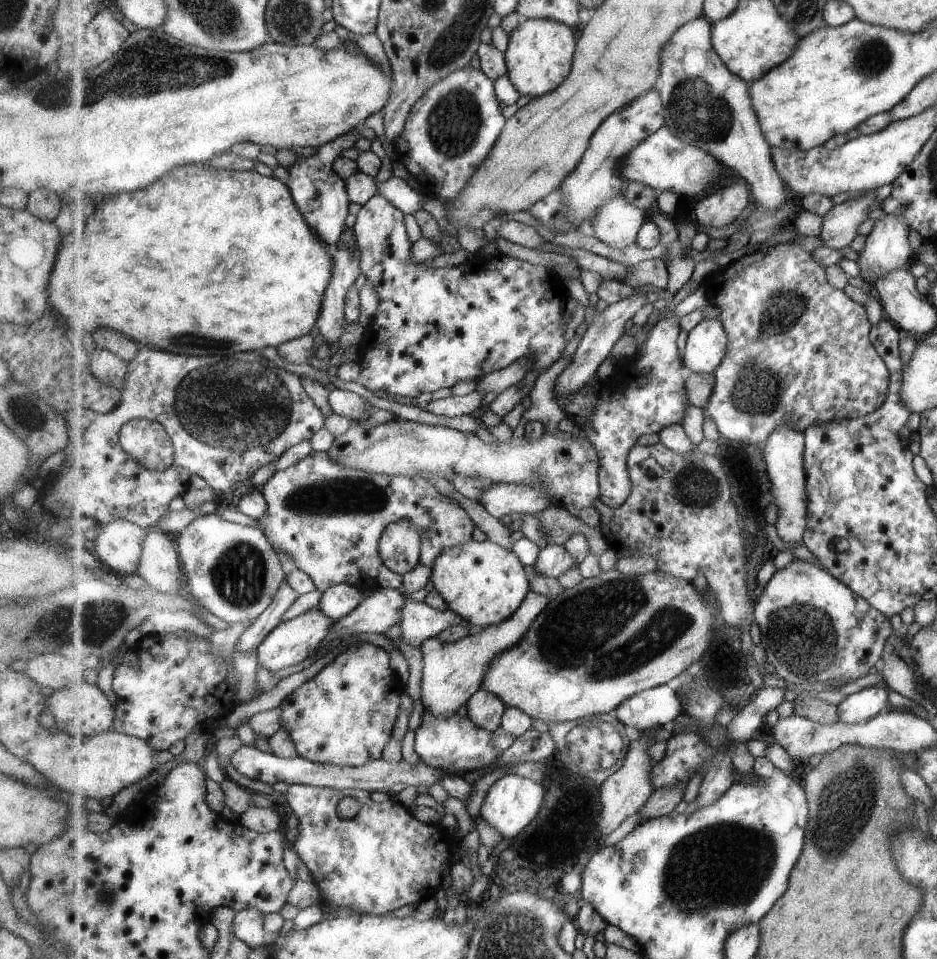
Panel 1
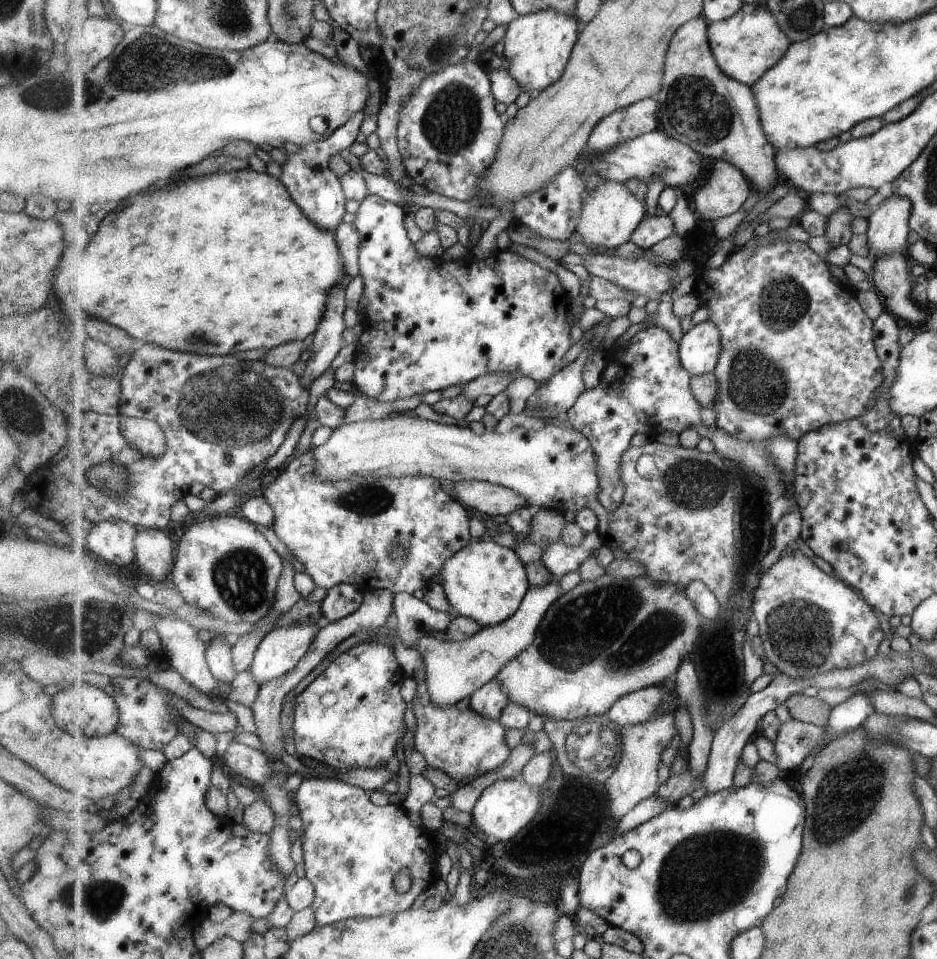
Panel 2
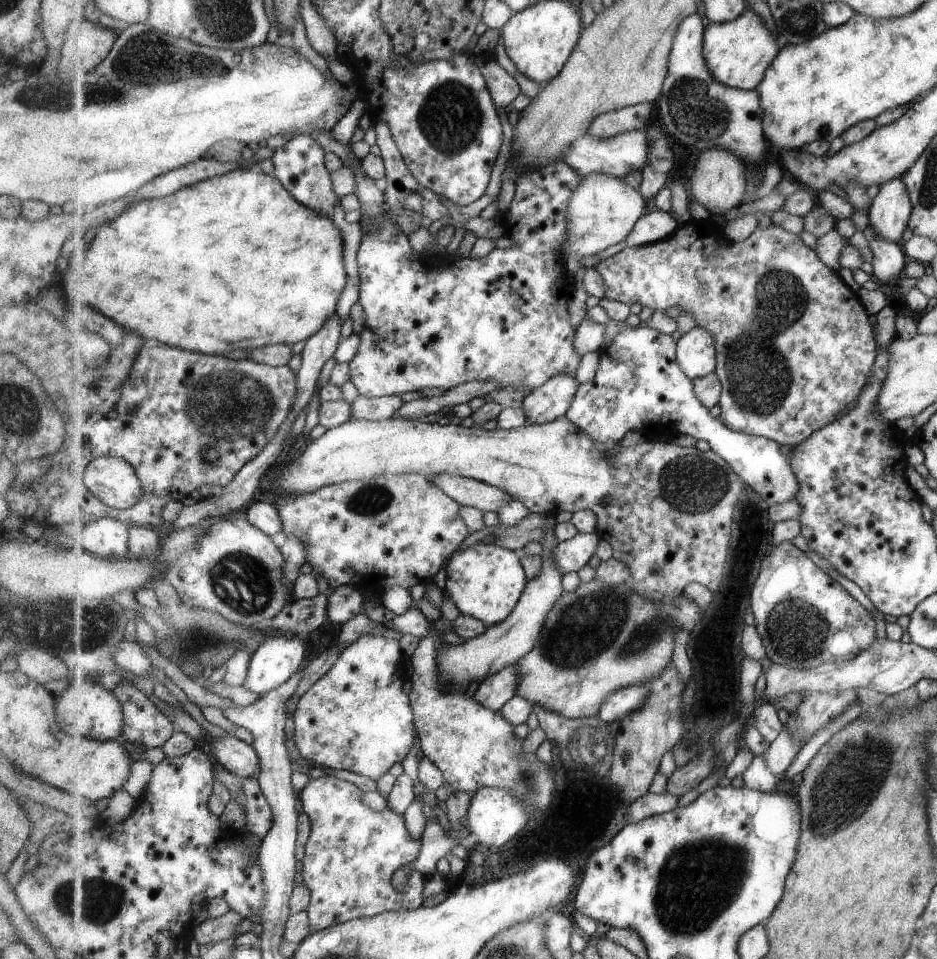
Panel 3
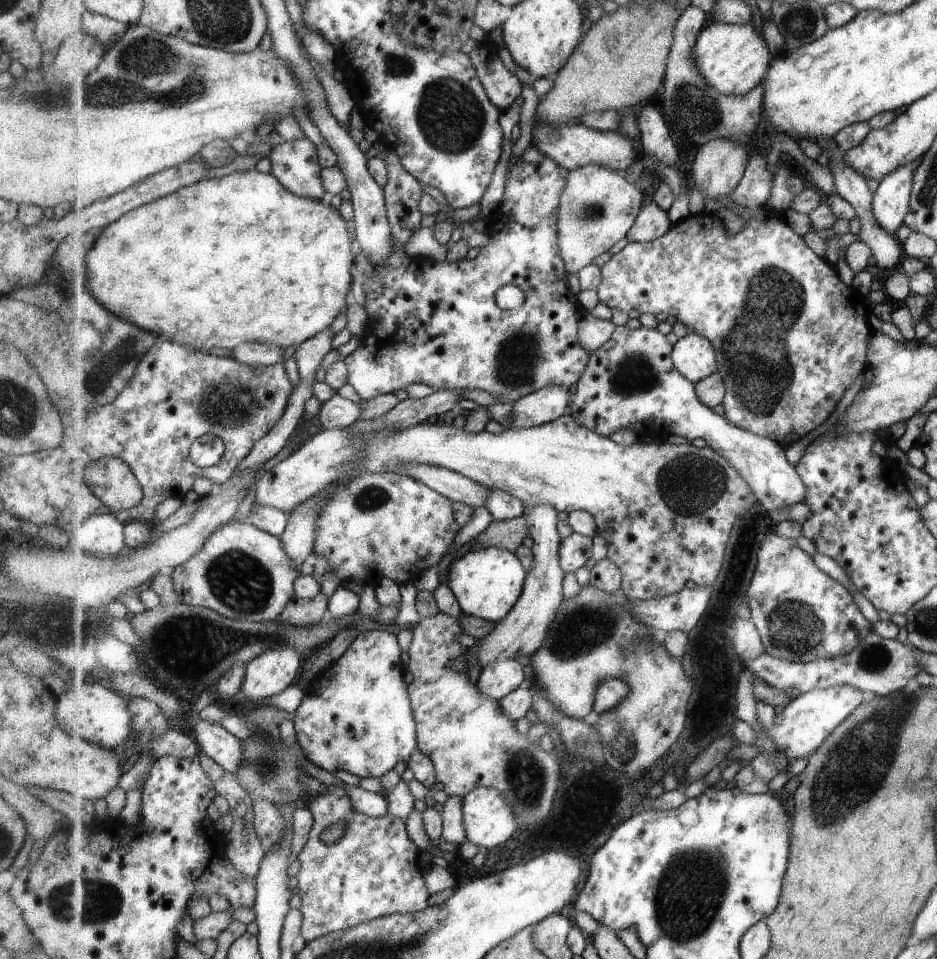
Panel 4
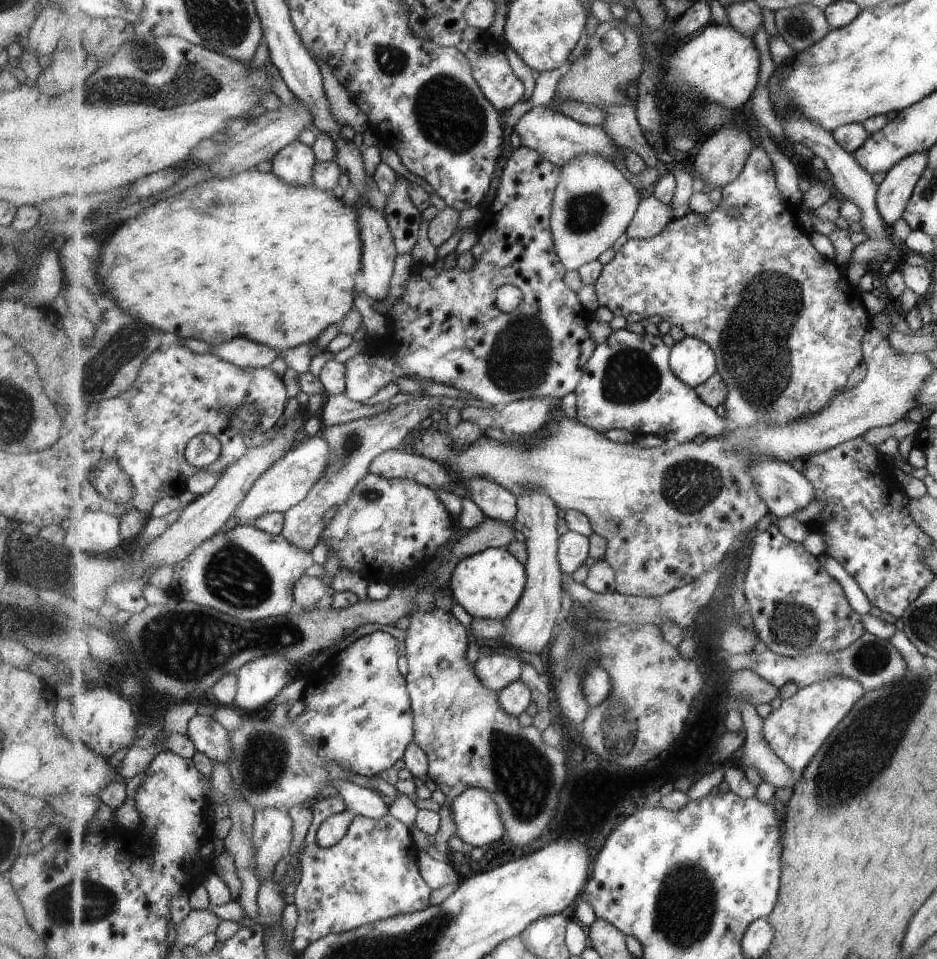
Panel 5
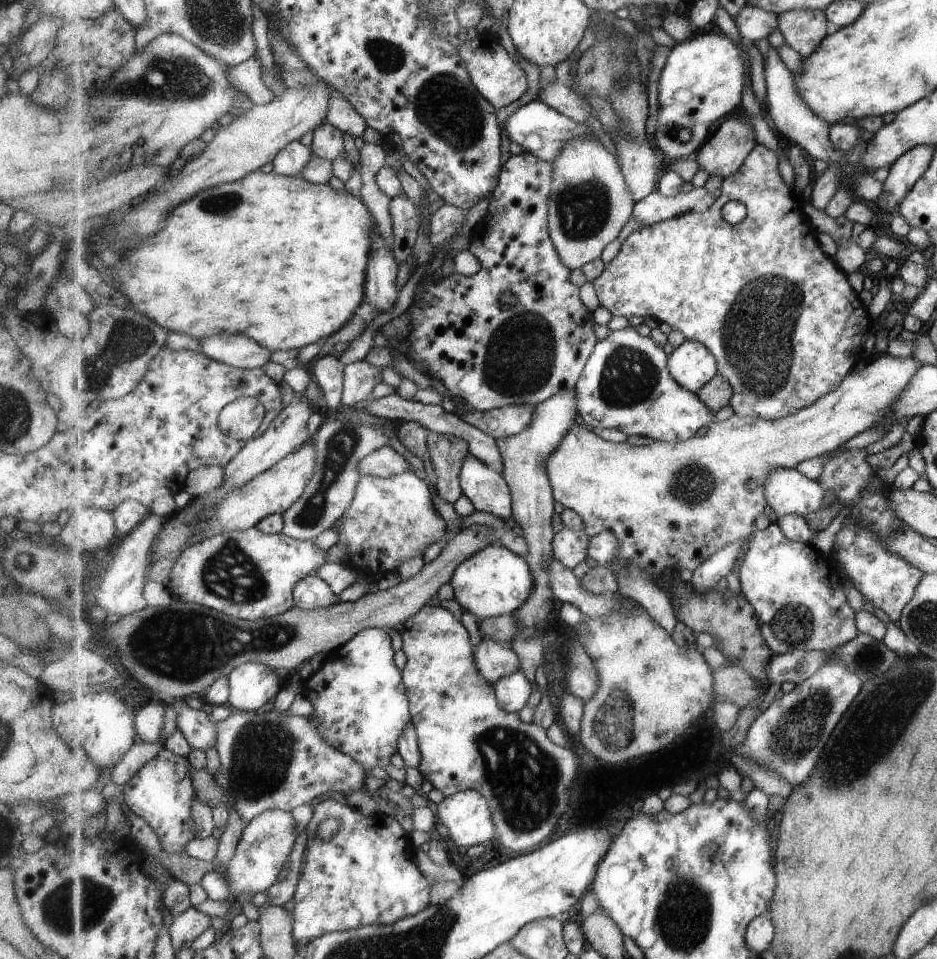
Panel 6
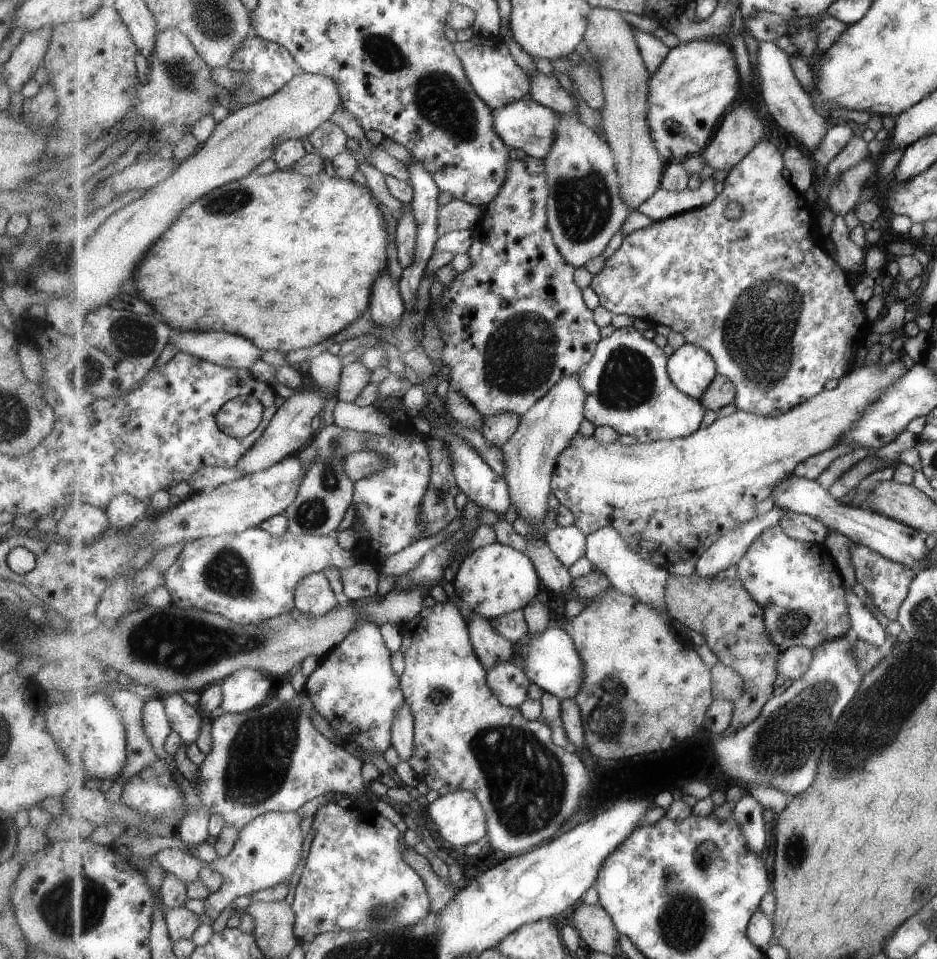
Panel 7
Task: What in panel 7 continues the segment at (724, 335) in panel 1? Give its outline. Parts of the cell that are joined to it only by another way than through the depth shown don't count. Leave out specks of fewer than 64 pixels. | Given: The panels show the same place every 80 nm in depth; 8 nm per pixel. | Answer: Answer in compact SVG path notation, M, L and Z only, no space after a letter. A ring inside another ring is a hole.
M685 343L668 358L668 372L681 392L700 401L718 376L713 356L691 343Z

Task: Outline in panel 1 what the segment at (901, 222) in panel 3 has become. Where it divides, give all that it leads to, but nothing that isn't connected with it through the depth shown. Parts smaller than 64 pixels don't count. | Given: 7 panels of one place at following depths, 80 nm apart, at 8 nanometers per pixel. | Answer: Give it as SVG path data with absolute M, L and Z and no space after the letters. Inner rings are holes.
M897 213L885 214L881 220L876 220L872 232L868 235L866 247L860 252L858 266L860 276L873 290L876 282L893 269L900 269L909 266L912 250L907 243L908 226L903 222L902 216Z

